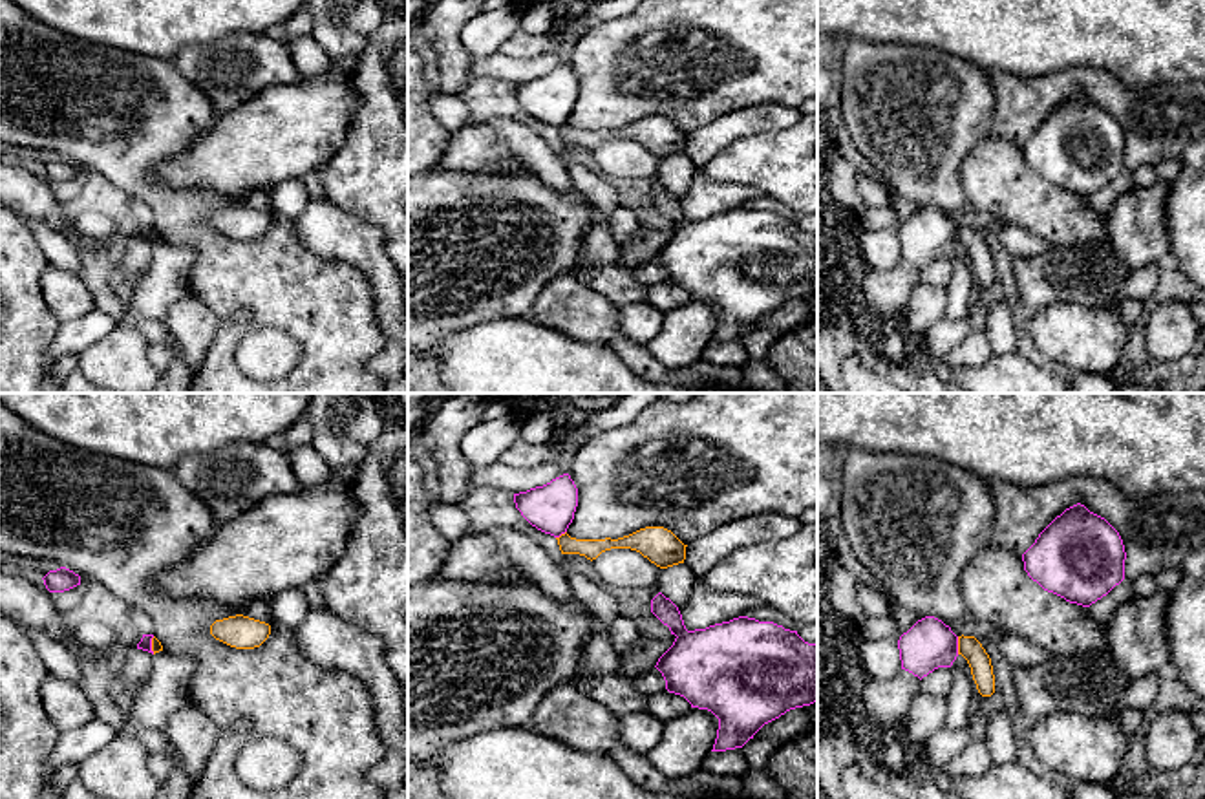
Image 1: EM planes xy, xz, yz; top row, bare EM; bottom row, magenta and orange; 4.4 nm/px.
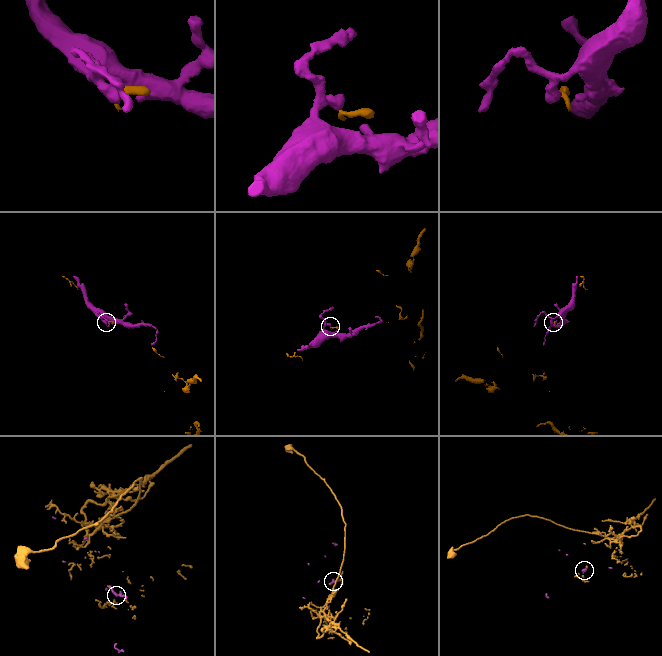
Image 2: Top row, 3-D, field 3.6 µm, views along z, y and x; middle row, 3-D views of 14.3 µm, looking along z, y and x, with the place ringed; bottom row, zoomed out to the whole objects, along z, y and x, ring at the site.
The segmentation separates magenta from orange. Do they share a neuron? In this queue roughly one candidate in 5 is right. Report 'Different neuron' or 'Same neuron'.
Different neuron

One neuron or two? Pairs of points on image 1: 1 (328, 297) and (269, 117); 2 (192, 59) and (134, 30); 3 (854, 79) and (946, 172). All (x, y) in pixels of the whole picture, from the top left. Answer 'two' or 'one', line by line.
1: two
2: two
3: one

